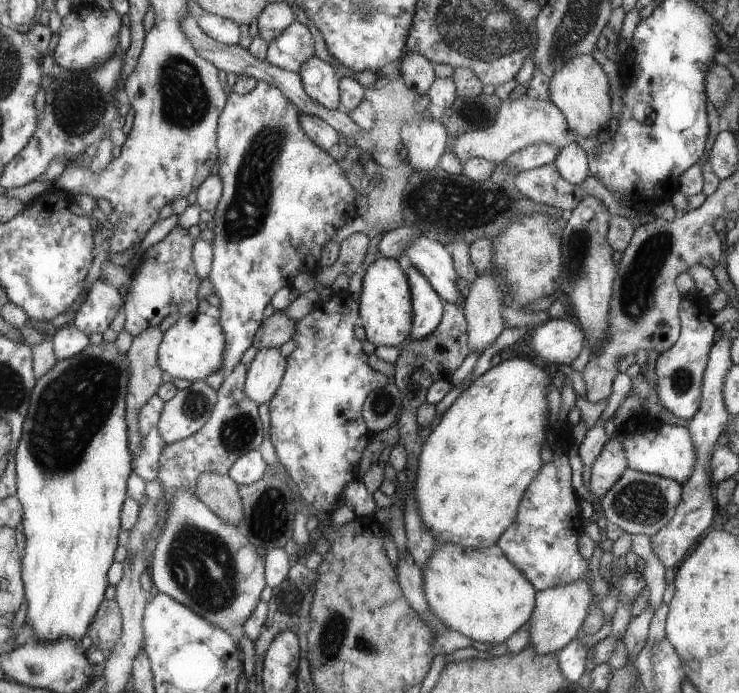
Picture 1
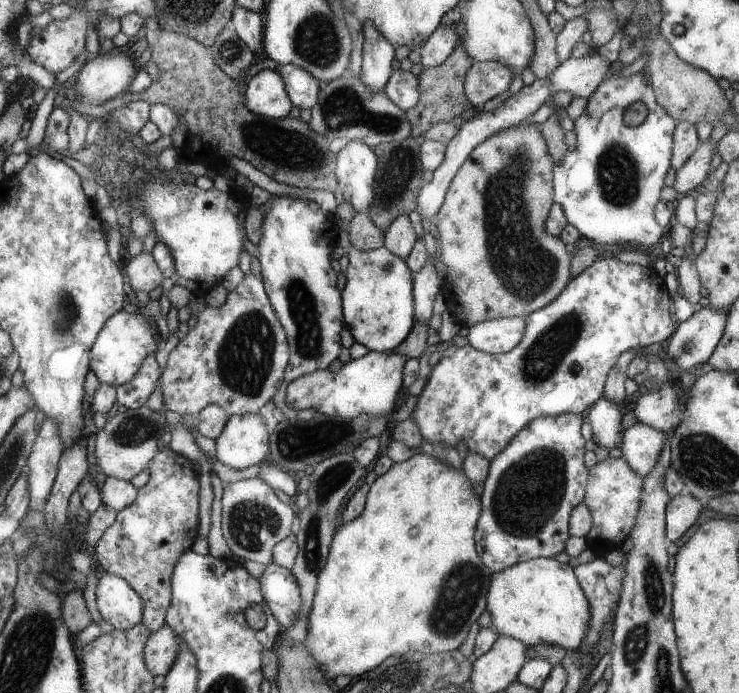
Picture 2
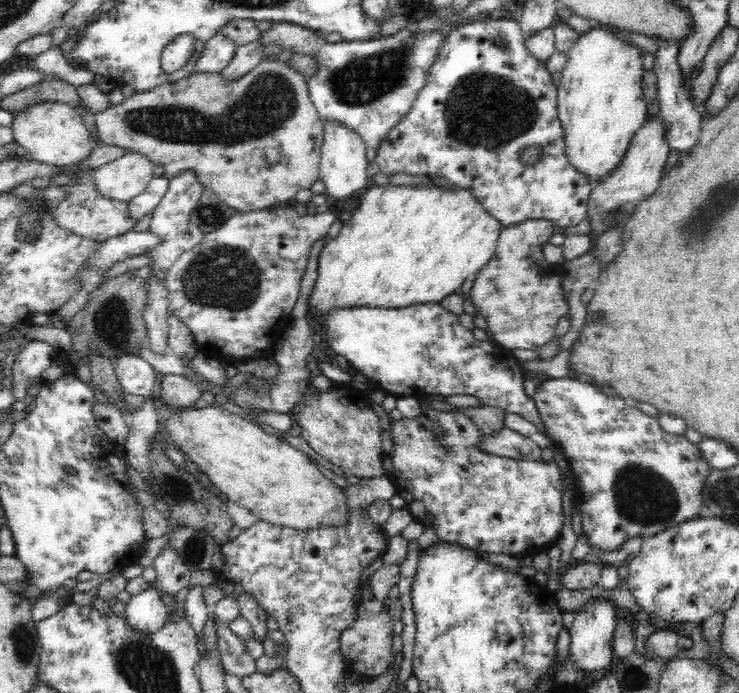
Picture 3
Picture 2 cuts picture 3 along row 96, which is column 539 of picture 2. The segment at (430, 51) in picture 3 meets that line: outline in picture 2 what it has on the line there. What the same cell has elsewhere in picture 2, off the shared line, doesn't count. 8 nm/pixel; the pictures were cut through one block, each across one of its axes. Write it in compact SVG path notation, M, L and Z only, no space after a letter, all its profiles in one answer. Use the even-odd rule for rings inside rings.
M621 257L597 258L591 266L569 280L568 286L548 306L535 310L524 318L524 334L512 350L488 354L471 346L447 346L439 362L431 367L423 390L409 414L423 442L455 448L462 440L467 452L483 456L489 463L508 446L515 434L533 419L559 414L581 414L604 393L609 370L621 353L662 343L671 332L669 292L653 264L640 266L624 263Z

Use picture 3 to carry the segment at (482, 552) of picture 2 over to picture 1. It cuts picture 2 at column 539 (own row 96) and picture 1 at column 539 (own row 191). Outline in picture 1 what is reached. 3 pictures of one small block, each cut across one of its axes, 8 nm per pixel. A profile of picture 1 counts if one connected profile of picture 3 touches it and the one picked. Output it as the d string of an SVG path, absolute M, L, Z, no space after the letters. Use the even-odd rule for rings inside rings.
M564 430L552 443L559 444L558 453L553 453L553 460L549 460L537 476L533 478L531 484L525 489L524 496L521 497L520 506L517 509L516 520L504 533L496 540L496 545L504 551L505 556L529 582L536 587L537 591L552 588L553 586L565 586L569 582L575 582L583 576L587 576L587 560L581 558L577 552L577 538L579 538L579 528L581 528L581 514L577 510L577 496L571 488L571 468L569 468L569 458L567 458L567 448L572 443L570 430Z

